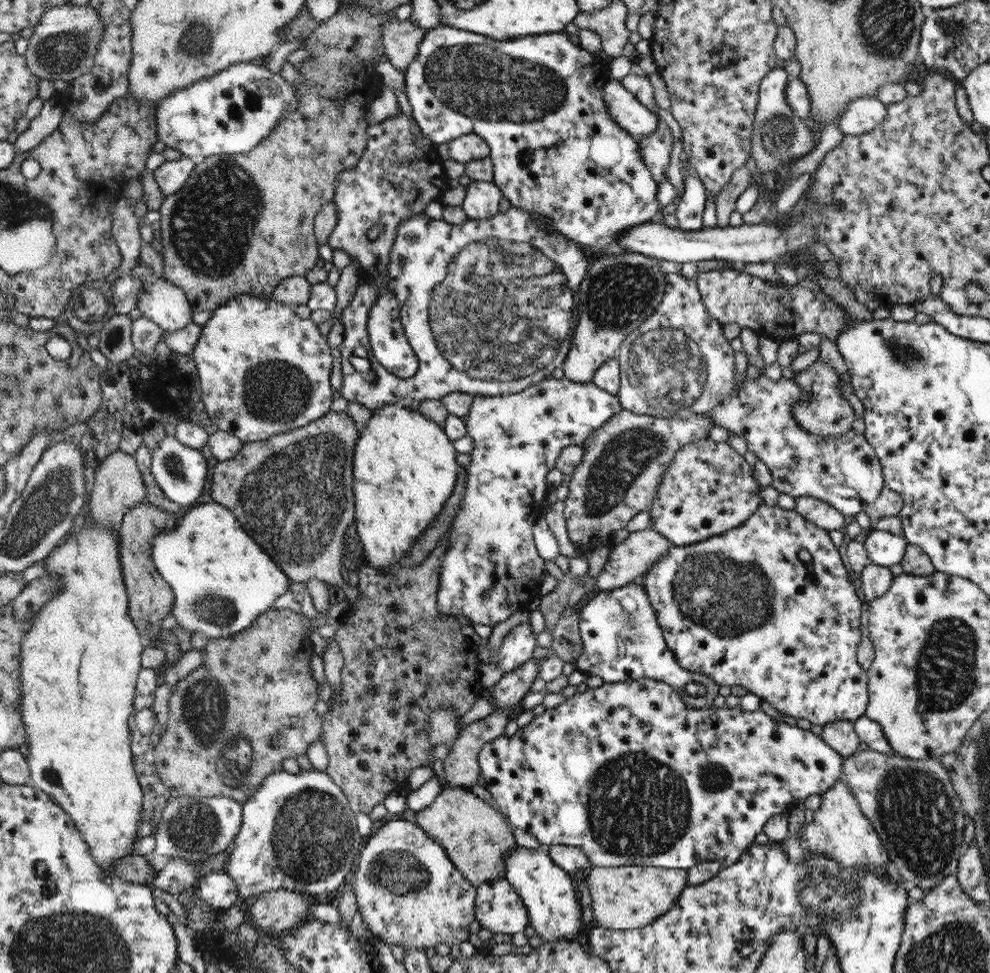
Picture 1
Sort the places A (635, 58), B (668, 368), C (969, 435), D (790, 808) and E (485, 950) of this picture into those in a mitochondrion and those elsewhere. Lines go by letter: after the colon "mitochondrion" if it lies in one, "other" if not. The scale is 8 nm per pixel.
A: other
B: mitochondrion
C: other
D: other
E: other

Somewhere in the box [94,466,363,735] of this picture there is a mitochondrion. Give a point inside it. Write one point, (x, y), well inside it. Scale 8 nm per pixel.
(225, 611)

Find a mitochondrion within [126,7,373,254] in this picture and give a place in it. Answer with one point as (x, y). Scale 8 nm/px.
(197, 40)

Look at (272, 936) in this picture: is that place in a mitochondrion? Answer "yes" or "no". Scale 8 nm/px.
no

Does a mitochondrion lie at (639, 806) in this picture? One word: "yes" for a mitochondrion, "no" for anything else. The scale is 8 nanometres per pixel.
yes

